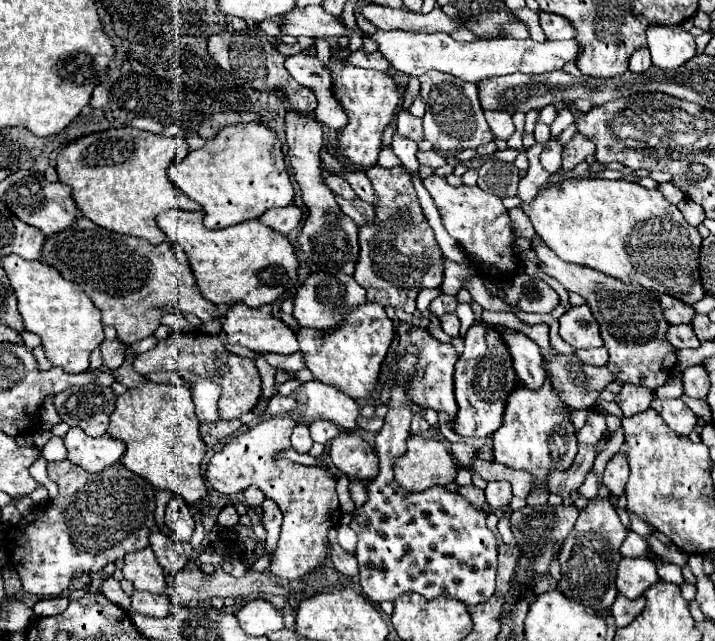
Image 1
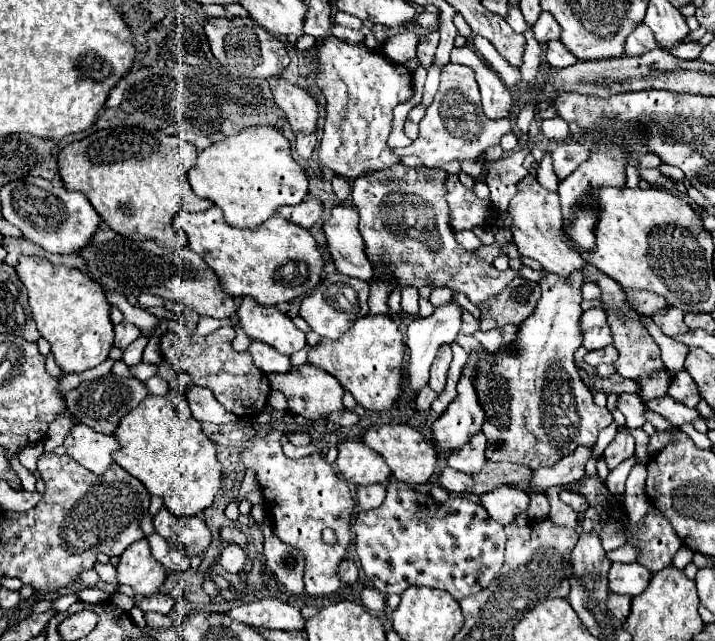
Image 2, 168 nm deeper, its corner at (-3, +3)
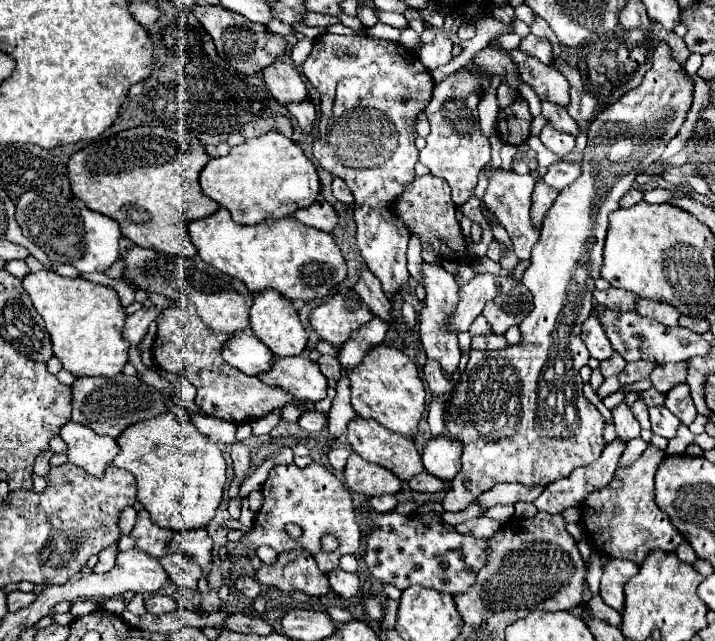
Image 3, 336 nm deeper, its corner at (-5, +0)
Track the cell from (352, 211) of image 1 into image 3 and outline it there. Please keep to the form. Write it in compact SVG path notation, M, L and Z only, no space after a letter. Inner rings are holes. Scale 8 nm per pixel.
M305 100L305 102L299 102L299 104L287 104L289 112L297 118L299 126L305 130L305 134L311 132L313 128L313 122L315 122L315 106L311 100Z

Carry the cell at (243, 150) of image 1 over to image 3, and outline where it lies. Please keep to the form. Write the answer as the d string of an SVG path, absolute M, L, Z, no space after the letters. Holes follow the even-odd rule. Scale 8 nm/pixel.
M279 132L251 138L233 146L225 158L213 158L201 172L203 194L227 208L237 224L259 224L265 218L287 218L297 208L307 208L317 200L319 176L303 148Z

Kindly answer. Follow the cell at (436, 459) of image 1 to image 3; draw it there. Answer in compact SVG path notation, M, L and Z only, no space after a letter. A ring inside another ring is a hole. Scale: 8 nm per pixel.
M355 416L349 426L347 426L347 442L351 444L353 452L357 452L363 460L367 462L373 462L373 464L379 464L387 470L391 470L395 476L399 476L403 482L407 482L409 478L421 474L425 468L421 464L421 456L419 456L419 450L417 450L417 444L409 438L403 438L403 436L397 436L395 432L389 432L389 430L383 430L381 426L377 426L373 420L367 420L367 418L361 418L361 416Z

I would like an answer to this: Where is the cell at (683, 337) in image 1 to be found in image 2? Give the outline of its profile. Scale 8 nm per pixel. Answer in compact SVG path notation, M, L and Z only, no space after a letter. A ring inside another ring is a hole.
M669 307L669 309L665 309L665 311L655 313L655 315L653 315L653 323L657 323L659 329L661 329L665 335L669 335L669 337L685 335L685 333L689 333L691 329L685 325L683 315L685 315L683 309Z

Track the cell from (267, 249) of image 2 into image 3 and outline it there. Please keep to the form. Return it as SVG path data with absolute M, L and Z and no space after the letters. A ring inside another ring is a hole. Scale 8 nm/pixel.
M219 208L213 216L191 222L189 232L201 260L223 274L243 280L251 292L275 288L289 300L309 302L327 298L347 278L347 264L333 234L305 226L293 216L243 226L233 222L225 208Z

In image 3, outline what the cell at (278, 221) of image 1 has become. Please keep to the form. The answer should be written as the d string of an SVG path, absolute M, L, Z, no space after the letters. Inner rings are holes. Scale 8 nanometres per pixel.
M315 202L311 204L309 208L301 208L295 212L295 218L301 220L303 224L309 224L317 230L325 230L325 232L333 232L337 222L339 222L339 216L335 212L335 208L329 204L329 202Z

